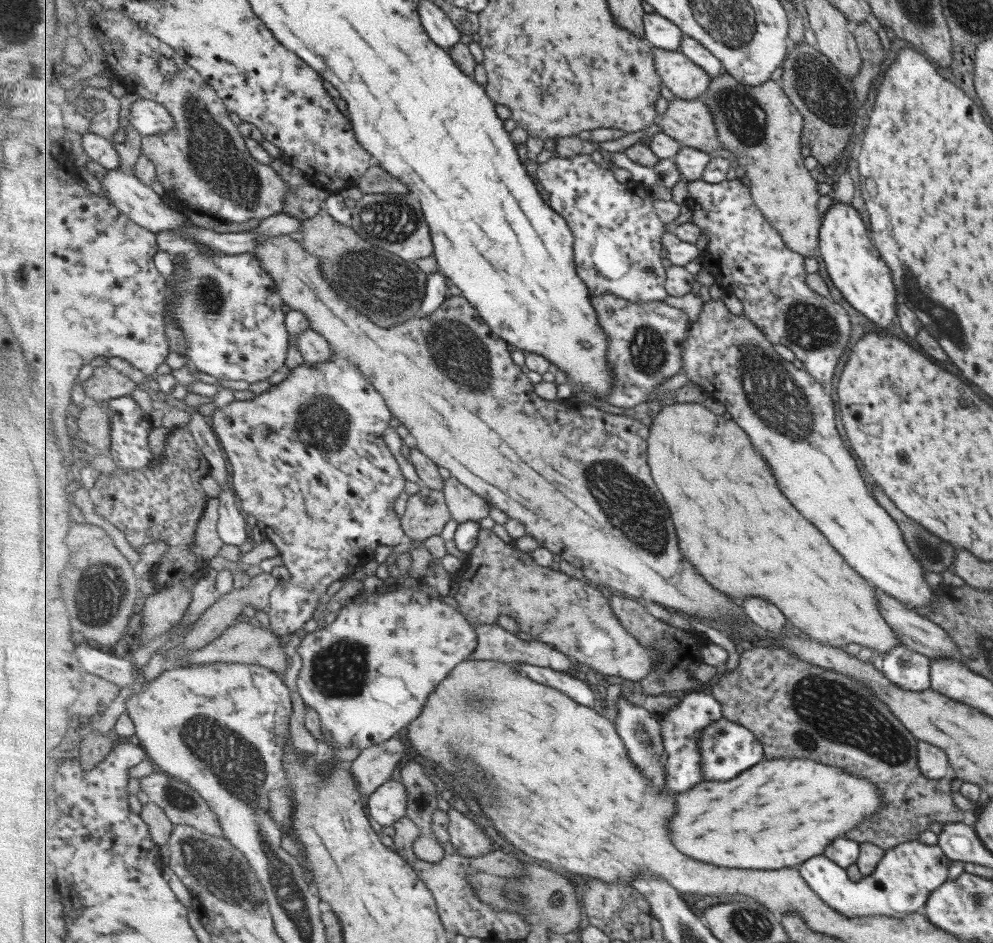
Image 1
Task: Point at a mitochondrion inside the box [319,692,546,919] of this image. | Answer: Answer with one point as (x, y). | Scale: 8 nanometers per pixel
(514, 892)

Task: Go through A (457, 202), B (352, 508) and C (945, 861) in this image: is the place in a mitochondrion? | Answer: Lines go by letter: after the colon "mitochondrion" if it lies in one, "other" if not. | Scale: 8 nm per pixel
A: other
B: other
C: other

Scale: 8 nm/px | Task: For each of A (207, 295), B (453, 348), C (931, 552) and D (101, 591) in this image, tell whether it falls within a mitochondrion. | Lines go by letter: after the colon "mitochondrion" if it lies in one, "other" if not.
A: mitochondrion
B: mitochondrion
C: mitochondrion
D: mitochondrion

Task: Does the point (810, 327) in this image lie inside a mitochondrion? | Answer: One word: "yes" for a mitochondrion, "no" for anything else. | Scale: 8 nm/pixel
yes

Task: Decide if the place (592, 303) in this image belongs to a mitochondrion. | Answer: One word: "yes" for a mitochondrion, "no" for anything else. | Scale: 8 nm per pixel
no

